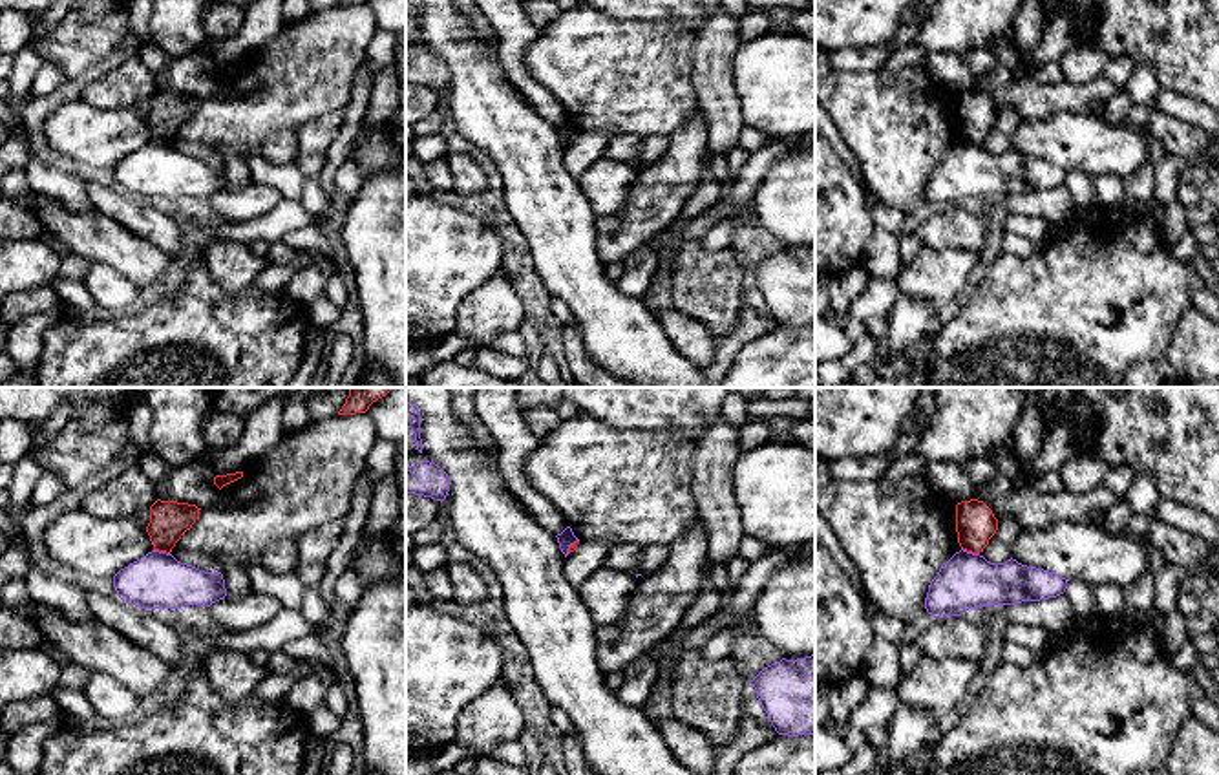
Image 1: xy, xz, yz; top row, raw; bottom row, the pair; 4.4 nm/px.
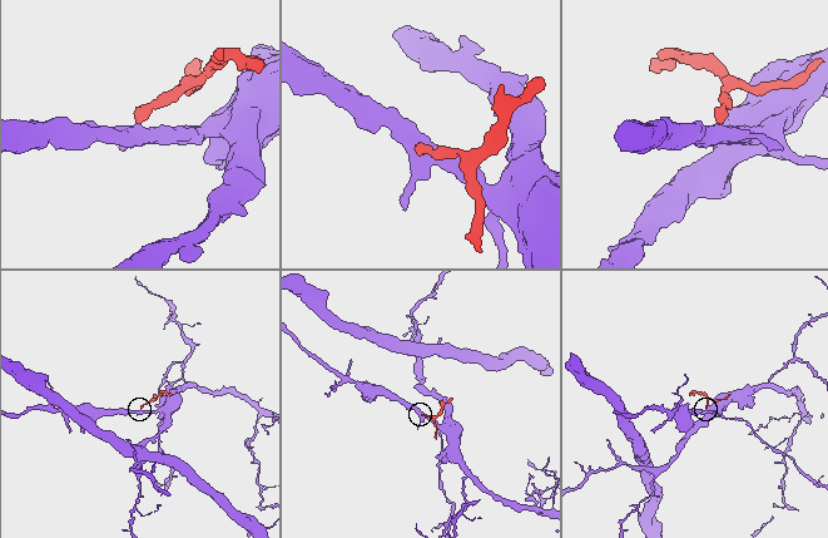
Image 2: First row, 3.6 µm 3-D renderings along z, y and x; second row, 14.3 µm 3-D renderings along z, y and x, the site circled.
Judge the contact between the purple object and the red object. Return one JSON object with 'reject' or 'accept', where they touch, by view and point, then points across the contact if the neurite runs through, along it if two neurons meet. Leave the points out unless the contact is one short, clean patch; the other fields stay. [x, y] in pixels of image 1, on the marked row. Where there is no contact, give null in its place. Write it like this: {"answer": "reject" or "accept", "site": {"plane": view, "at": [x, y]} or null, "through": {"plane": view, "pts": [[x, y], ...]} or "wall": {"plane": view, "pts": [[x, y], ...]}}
{"answer": "reject", "site": {"plane": "yz", "at": [971, 552]}, "wall": {"plane": "yz", "pts": [[962, 547], [978, 554]]}}

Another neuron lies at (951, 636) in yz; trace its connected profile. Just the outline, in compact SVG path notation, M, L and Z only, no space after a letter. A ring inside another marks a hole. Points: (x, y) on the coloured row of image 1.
M963 614L934 618L914 643L923 658L965 658L978 662L985 653L983 629Z

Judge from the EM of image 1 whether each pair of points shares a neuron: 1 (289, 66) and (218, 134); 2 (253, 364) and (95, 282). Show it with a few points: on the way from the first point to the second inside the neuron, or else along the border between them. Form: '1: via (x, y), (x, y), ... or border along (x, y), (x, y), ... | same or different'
1: via (273, 84), (236, 121) | same
2: border along (132, 309), (121, 315), (105, 315) | different

